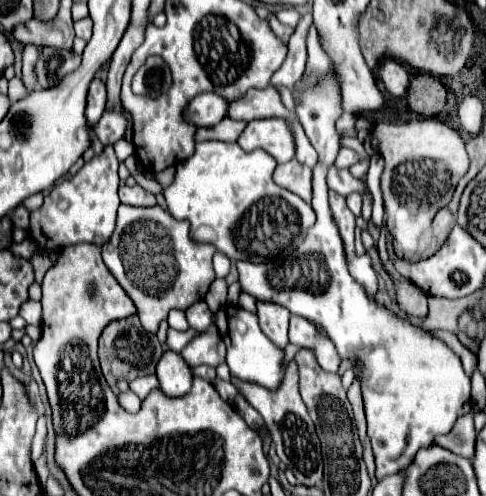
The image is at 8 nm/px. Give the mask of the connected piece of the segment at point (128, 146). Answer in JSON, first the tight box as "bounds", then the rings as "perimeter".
{"bounds":[115,140,135,162],"perimeter":[[[119,140],[117,144],[115,144],[115,154],[117,154],[117,158],[123,162],[127,156],[131,156],[135,152],[135,148],[133,148],[133,144],[129,142],[129,140]]]}

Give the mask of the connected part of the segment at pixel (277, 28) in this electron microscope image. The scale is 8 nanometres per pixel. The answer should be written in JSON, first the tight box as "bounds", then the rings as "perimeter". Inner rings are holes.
{"bounds":[269,16,293,42],"perimeter":[[[269,16],[269,26],[271,26],[271,30],[273,30],[279,38],[283,38],[285,42],[287,42],[289,34],[293,32],[293,26],[285,26],[285,24],[281,24],[275,16]]]}

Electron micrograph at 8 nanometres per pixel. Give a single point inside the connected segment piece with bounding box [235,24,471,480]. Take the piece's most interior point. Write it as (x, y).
(414, 387)

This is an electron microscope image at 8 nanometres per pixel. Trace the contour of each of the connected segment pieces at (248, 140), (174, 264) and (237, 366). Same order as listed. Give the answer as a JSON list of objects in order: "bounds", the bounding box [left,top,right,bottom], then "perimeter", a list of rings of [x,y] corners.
[{"bounds":[237,118,295,164],"perimeter":[[[283,118],[251,120],[237,142],[243,150],[263,148],[279,164],[289,162],[289,160],[295,158],[293,132],[289,130],[289,124]]]},{"bounds":[103,204,215,332],"perimeter":[[[121,204],[117,228],[103,246],[105,266],[133,298],[139,320],[149,332],[157,332],[159,322],[167,318],[169,310],[187,310],[207,294],[209,284],[215,280],[211,266],[213,254],[215,246],[193,242],[189,238],[189,222],[175,220],[161,206],[133,208]]]},{"bounds":[217,306,287,390],"perimeter":[[[223,306],[217,314],[217,328],[221,338],[225,340],[227,346],[227,366],[233,376],[237,376],[243,382],[251,382],[257,386],[263,386],[267,390],[277,390],[285,378],[287,364],[285,360],[285,350],[275,346],[259,328],[257,316],[253,312],[247,312],[239,306]]]}]

